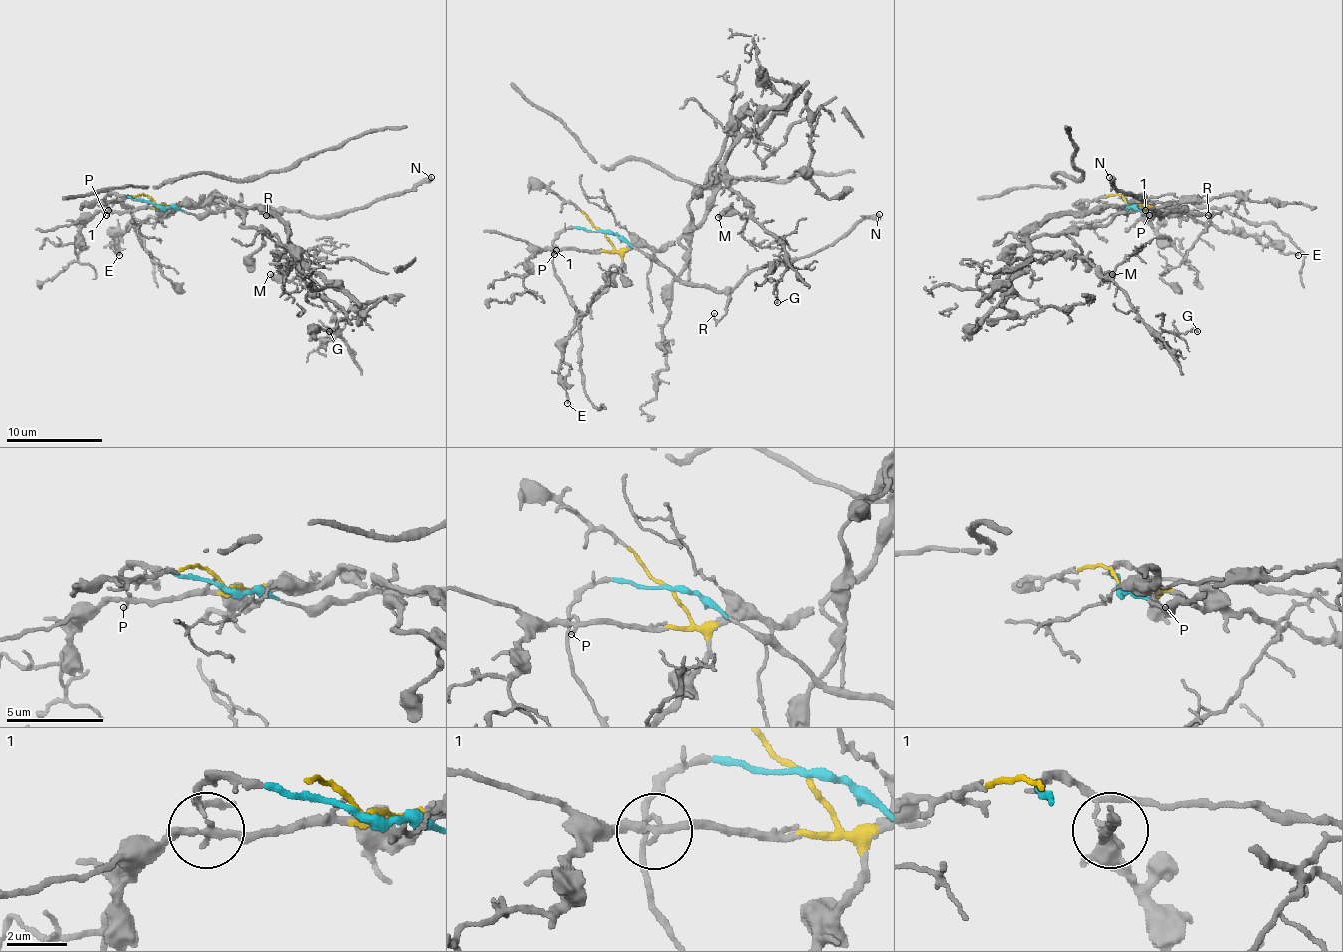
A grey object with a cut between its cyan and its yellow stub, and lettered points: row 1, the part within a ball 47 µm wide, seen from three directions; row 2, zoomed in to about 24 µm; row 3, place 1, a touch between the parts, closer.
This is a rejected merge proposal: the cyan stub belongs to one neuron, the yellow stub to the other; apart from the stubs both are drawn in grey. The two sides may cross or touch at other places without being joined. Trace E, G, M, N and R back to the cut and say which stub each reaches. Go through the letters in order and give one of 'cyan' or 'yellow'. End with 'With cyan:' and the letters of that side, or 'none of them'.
E: yellow
G: yellow
M: yellow
N: cyan
R: cyan
With cyan: N, R

